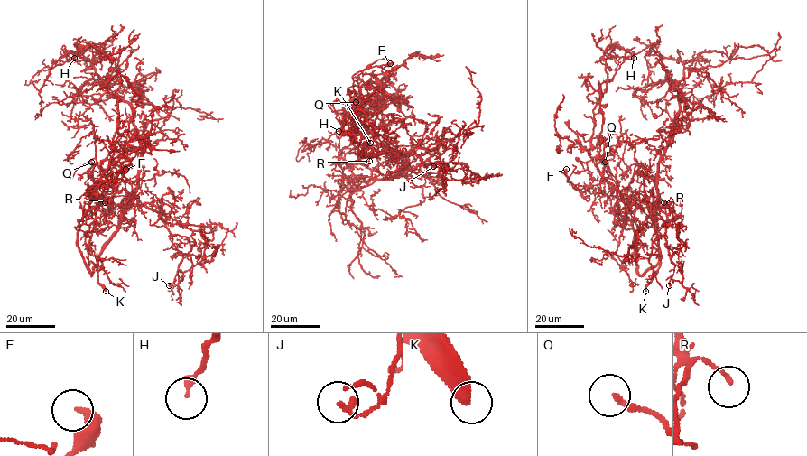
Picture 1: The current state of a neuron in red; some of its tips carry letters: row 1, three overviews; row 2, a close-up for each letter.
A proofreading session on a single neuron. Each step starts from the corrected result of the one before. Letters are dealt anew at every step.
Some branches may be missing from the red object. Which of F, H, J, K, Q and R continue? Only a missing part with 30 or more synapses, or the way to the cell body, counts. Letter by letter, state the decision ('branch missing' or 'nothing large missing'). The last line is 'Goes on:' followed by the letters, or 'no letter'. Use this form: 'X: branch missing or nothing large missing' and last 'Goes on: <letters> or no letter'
F: nothing large missing
H: nothing large missing
J: nothing large missing
K: branch missing
Q: branch missing
R: nothing large missing
Goes on: K, Q

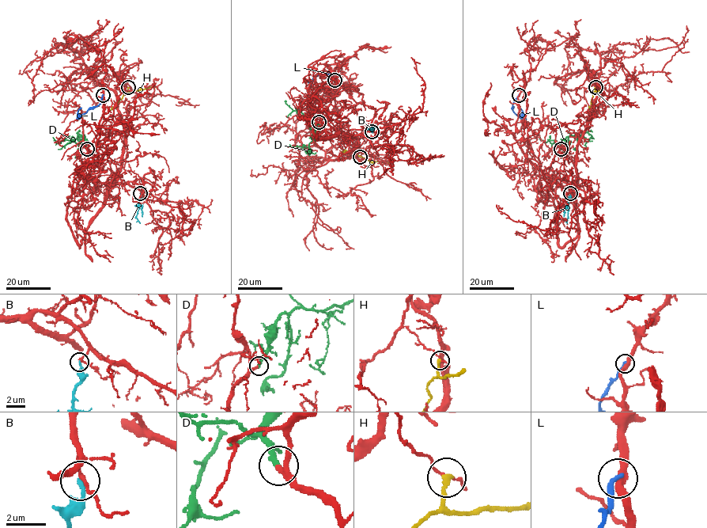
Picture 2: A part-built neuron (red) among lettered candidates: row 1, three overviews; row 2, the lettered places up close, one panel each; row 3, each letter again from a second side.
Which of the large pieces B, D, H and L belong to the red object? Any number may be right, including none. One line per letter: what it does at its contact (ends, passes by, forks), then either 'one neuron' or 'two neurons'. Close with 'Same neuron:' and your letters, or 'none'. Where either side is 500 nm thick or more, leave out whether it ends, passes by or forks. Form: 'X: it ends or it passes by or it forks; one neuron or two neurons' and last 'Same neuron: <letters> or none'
B: it ends; two neurons
D: it ends; one neuron
H: it ends; two neurons
L: it ends; two neurons
Same neuron: D

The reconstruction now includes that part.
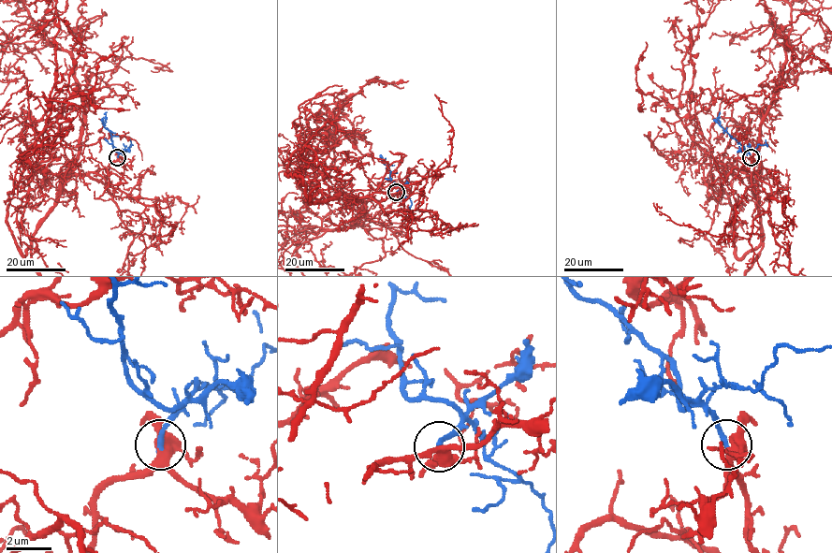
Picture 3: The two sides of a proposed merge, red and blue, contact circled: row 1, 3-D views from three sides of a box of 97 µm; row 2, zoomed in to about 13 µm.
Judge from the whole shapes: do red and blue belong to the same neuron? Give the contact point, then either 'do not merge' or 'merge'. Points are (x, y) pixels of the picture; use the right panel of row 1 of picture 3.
at (751, 157); merge

